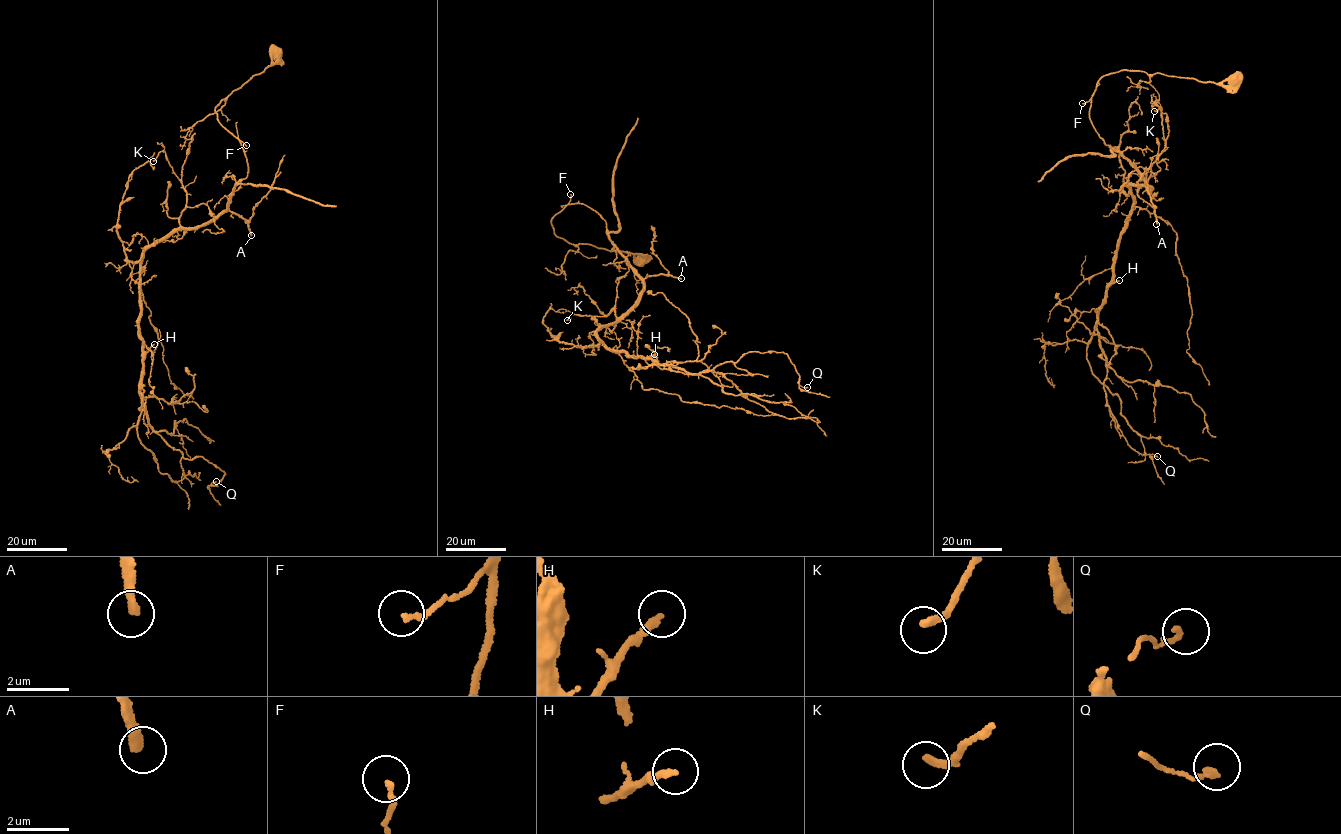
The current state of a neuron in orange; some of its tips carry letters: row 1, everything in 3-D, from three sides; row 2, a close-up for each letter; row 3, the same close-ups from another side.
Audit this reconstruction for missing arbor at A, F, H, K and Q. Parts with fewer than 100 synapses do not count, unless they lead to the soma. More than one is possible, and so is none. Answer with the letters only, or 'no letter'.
A

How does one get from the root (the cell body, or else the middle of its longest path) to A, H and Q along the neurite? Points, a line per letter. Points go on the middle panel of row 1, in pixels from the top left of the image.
A: (642, 260), (568, 243), (551, 219), (584, 204), (605, 220), (633, 271), (681, 278)
H: (642, 260), (568, 243), (551, 219), (578, 203), (605, 220), (643, 286), (597, 333), (613, 351), (654, 354)
Q: (642, 260), (551, 219), (598, 213), (643, 284), (598, 328), (605, 347), (698, 374), (782, 352), (807, 387)

